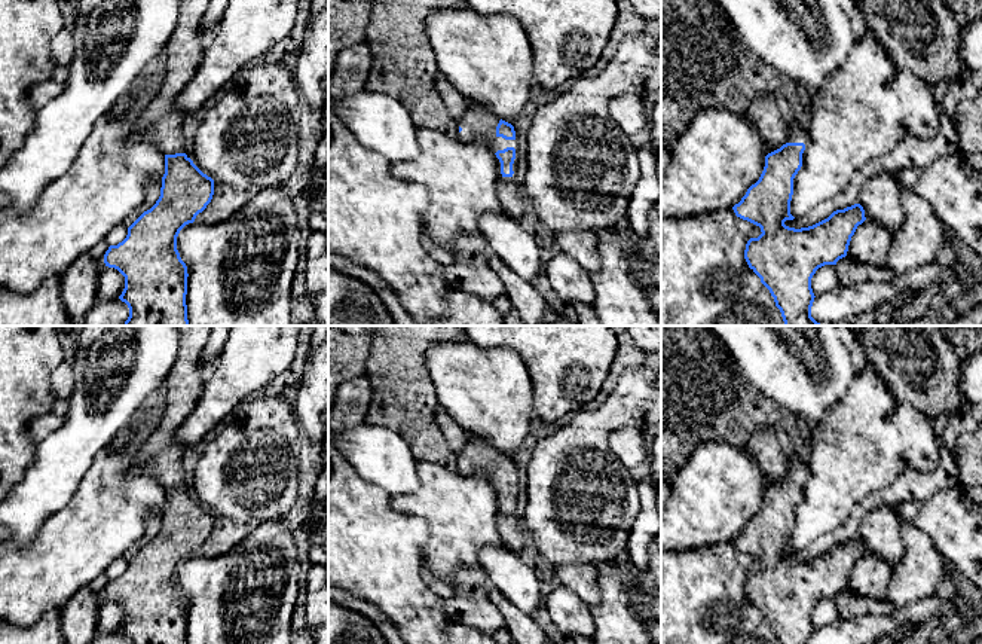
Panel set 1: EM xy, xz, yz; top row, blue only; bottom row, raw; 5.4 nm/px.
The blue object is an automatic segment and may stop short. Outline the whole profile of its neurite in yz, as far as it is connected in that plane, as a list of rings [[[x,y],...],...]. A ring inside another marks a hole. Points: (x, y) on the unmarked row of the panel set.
[[[802,446],[787,458],[787,476],[765,489],[765,500],[759,513],[752,518],[738,537],[732,540],[737,550],[761,561],[758,571],[746,577],[744,592],[749,601],[761,611],[770,623],[780,644],[811,644],[814,626],[811,611],[825,598],[836,598],[847,589],[851,570],[865,550],[860,537],[833,544],[827,552],[808,561],[789,561],[786,553],[793,553],[790,534],[793,528],[793,512],[802,500],[802,486],[808,476],[807,455]]]

